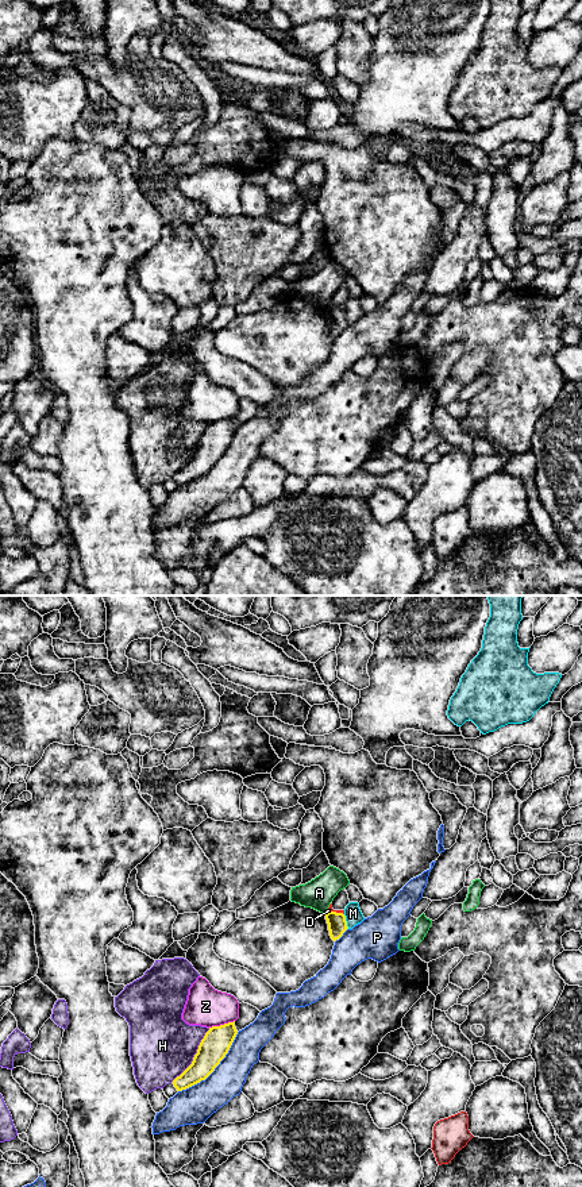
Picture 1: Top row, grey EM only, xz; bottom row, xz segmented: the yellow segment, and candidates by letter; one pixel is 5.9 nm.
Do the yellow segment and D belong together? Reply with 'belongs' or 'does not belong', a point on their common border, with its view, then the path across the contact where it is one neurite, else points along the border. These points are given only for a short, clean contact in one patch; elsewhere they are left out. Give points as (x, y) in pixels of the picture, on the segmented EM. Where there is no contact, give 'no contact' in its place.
does not belong; contact xz (335, 912); border xz (328, 910), (343, 914)

